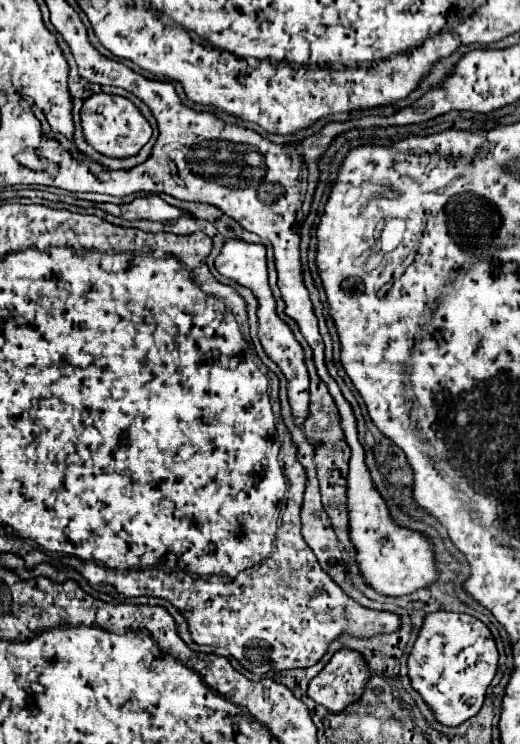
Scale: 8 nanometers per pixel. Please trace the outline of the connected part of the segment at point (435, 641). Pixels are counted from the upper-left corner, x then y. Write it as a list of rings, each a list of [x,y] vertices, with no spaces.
[[[438,611],[425,616],[419,637],[409,655],[407,667],[409,667],[409,677],[413,687],[421,693],[425,703],[433,709],[437,721],[443,725],[455,727],[479,713],[485,701],[485,691],[499,667],[499,651],[491,631],[480,620],[468,614]]]

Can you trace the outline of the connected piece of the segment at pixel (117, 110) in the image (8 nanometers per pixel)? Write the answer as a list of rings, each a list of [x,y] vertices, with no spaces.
[[[95,93],[83,103],[81,127],[83,127],[85,141],[95,151],[99,151],[105,157],[115,157],[115,159],[137,155],[137,151],[151,137],[151,127],[147,119],[139,113],[139,109],[129,99],[119,97],[119,95],[107,95],[107,93]]]

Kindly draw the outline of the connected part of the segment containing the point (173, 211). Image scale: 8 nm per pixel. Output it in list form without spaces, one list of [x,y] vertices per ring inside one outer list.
[[[147,195],[147,197],[135,197],[131,203],[121,205],[121,217],[123,219],[149,219],[149,221],[173,221],[183,215],[189,215],[187,211],[173,207],[165,203],[159,195]]]

